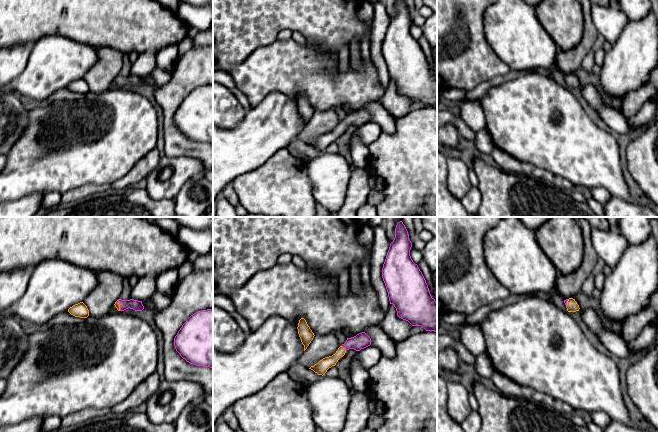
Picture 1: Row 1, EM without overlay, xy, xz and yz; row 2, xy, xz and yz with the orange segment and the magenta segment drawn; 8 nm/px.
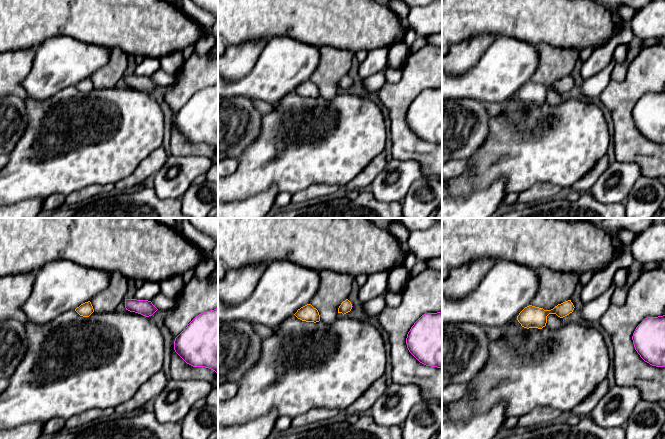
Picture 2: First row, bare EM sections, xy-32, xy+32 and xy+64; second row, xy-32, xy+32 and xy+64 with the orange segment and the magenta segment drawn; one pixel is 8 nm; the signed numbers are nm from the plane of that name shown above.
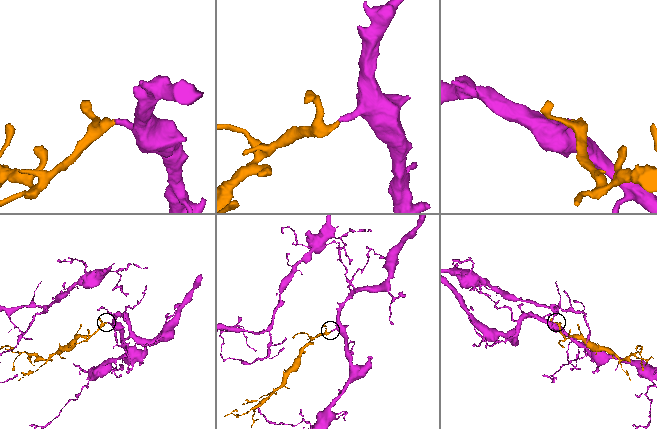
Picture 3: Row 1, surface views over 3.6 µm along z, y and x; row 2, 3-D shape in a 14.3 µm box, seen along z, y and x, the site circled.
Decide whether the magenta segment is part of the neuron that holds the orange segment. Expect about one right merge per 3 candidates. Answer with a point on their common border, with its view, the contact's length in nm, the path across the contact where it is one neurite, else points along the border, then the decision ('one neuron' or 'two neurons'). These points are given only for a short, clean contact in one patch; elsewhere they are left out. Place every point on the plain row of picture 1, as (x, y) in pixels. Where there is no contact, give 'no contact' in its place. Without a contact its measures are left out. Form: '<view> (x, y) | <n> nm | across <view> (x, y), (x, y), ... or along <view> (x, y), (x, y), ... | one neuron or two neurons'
xz (343, 124) | 60 nm | across xz (322, 142), (331, 137), (343, 124), (362, 116) | one neuron

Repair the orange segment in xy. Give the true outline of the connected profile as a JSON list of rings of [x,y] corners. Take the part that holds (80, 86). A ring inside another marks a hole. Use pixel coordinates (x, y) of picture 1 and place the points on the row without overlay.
[[[80,78],[70,83],[68,85],[68,88],[71,91],[75,93],[80,93],[80,94],[87,94],[89,92],[89,86],[83,78]]]

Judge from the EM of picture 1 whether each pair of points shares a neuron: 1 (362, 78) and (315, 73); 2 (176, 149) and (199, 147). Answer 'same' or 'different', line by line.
1: same
2: same

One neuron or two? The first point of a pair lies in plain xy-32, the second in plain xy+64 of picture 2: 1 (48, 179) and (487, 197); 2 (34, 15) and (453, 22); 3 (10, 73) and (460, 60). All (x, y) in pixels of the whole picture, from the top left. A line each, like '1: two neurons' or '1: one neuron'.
1: two neurons
2: one neuron
3: one neuron

